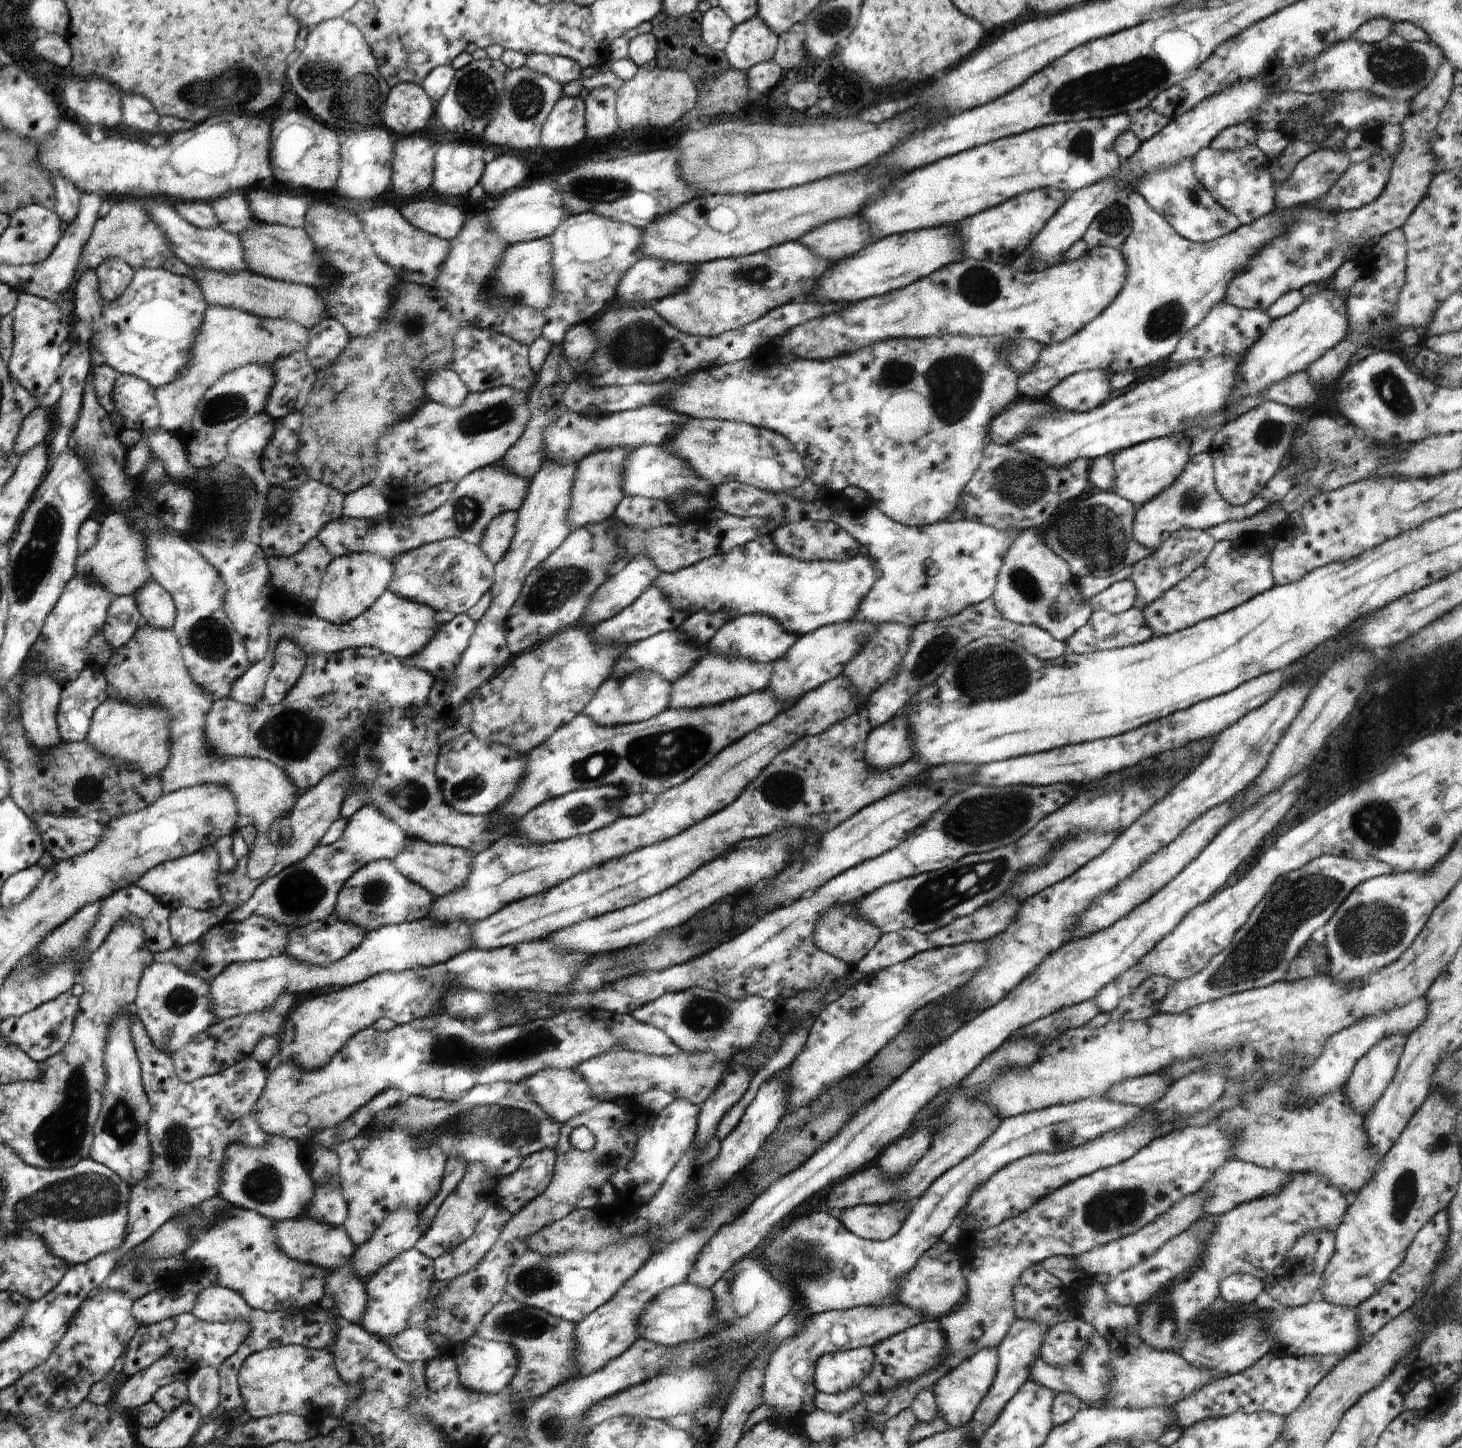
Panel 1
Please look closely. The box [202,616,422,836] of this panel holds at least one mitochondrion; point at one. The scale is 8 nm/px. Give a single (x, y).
(293, 735)

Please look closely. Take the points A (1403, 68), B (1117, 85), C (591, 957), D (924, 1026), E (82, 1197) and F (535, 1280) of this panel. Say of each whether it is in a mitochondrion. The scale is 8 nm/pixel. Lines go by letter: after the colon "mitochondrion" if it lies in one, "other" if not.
A: mitochondrion
B: mitochondrion
C: other
D: mitochondrion
E: mitochondrion
F: mitochondrion

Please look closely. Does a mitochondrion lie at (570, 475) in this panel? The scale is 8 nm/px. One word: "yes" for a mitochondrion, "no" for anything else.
no

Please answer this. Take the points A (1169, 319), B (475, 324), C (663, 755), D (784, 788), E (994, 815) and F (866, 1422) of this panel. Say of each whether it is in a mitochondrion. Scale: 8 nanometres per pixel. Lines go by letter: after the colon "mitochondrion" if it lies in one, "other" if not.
A: mitochondrion
B: other
C: mitochondrion
D: mitochondrion
E: mitochondrion
F: other

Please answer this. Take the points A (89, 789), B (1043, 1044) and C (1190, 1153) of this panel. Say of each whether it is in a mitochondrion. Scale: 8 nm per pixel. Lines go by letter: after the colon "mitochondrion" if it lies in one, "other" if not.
A: mitochondrion
B: other
C: other

